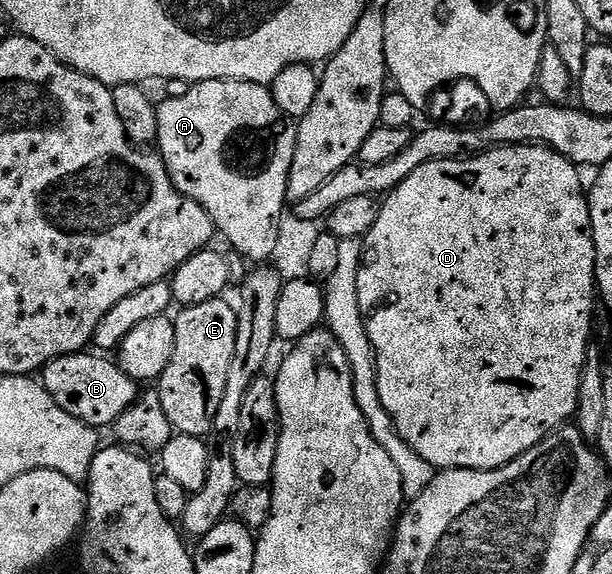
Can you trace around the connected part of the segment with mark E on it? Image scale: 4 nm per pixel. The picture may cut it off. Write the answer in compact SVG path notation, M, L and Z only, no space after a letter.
M220 298L201 302L197 306L183 308L180 316L174 317L173 358L158 378L157 391L161 398L161 406L165 406L165 418L169 418L172 429L178 435L206 437L214 429L221 398L225 398L225 378L229 378L229 362L233 362L233 350L237 346L239 325L236 305L226 304L225 301L226 299Z

